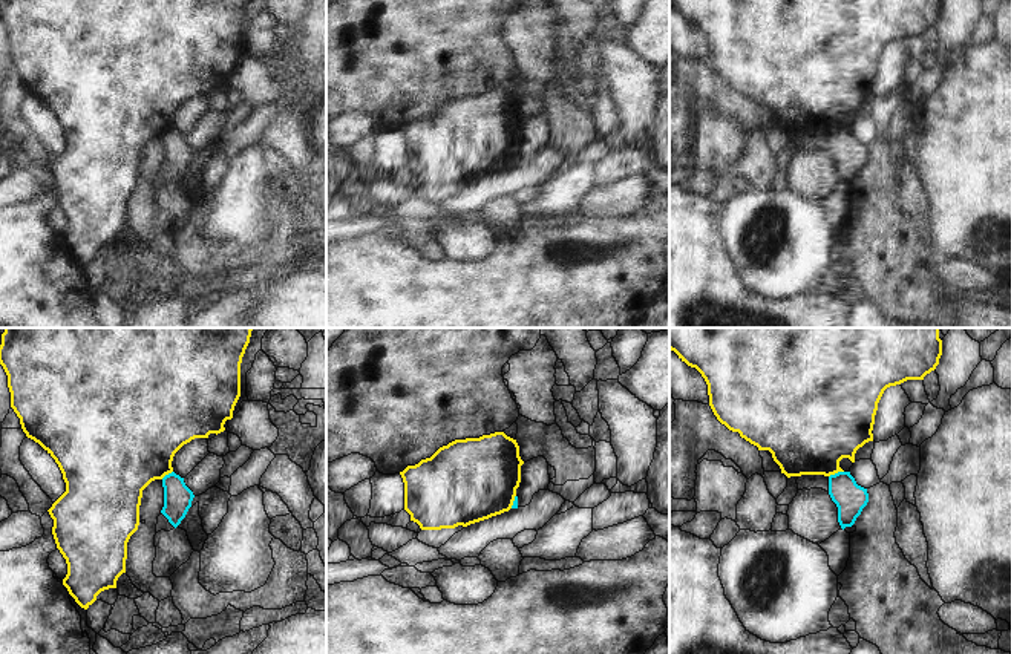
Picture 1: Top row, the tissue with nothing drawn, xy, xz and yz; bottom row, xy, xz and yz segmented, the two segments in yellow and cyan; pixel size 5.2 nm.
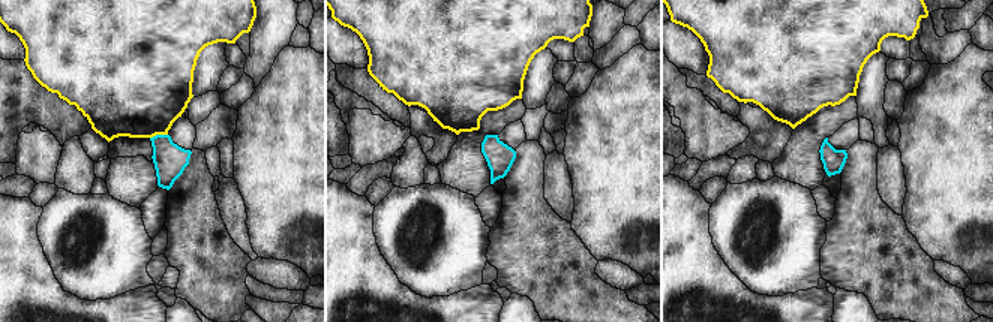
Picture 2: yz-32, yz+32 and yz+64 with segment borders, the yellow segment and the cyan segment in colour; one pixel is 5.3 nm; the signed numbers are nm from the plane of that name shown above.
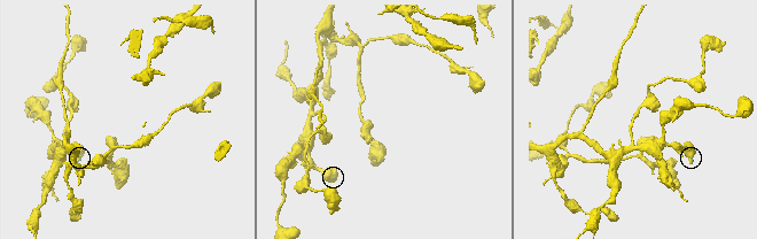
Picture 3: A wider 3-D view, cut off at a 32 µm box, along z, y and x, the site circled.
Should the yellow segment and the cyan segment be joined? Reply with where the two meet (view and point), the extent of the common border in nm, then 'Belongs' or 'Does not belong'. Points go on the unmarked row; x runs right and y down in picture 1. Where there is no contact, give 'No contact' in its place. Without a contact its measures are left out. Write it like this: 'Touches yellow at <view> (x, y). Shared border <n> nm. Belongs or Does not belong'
Touches yellow at yz (835, 129). Shared border 90 nm. Does not belong

